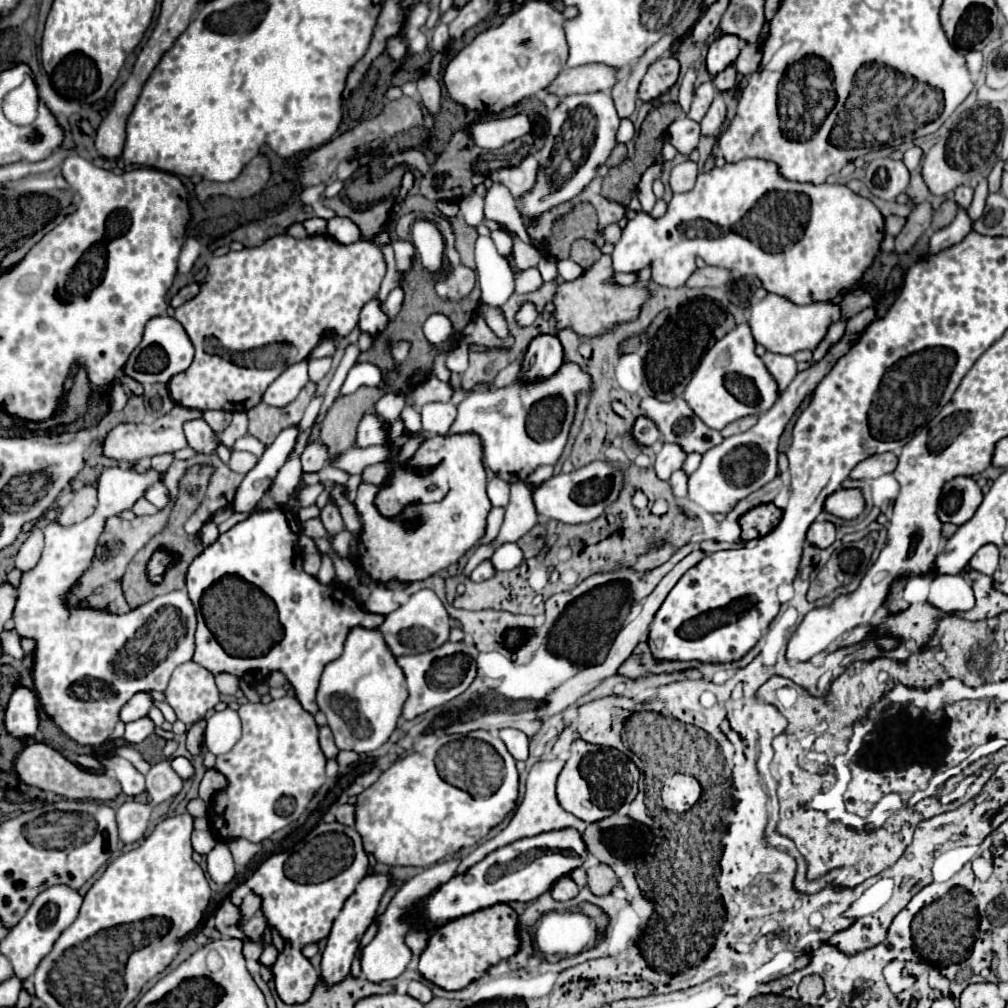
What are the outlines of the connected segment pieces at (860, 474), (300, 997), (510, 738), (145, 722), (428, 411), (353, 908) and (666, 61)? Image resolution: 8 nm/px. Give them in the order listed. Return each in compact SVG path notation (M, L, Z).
M883 452L883 454L873 454L869 458L865 458L863 462L859 462L853 470L851 470L851 478L855 480L873 480L877 476L889 474L893 472L897 466L897 456L893 452Z
M287 948L271 968L275 990L285 1004L303 1004L311 998L319 974L305 956L287 956Z
M503 728L499 732L499 738L505 742L509 754L515 758L515 760L527 760L529 756L529 738L521 732L521 730L515 730L515 728Z
M145 716L145 718L139 718L139 720L129 722L127 728L125 728L125 736L123 736L123 738L125 738L127 742L131 742L131 744L137 744L137 742L145 740L153 730L155 730L153 720Z
M431 402L421 408L423 430L431 434L447 434L457 416L457 406L451 402Z
M369 874L365 876L359 884L353 896L349 896L349 900L345 902L339 918L333 922L331 934L327 936L327 946L323 950L323 958L321 958L321 978L327 986L339 984L341 980L345 980L349 976L351 970L351 962L355 958L355 952L359 948L361 936L365 934L365 930L371 926L375 914L377 914L377 906L381 896L385 894L385 890L389 888L389 876L387 874Z
M663 56L657 62L653 62L641 80L639 86L639 98L643 102L649 102L669 90L679 76L679 62L673 56Z

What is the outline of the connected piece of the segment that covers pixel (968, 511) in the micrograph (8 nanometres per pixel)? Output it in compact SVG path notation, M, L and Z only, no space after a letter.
M957 476L943 486L937 516L941 522L951 522L961 526L973 518L981 500L983 494L977 482L969 476Z

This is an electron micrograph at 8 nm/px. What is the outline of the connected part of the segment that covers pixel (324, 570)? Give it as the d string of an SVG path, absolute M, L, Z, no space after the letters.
M323 556L323 564L321 564L321 570L319 570L319 574L317 574L317 580L319 580L321 584L329 584L329 582L333 580L333 576L335 576L333 562L331 562L329 556Z

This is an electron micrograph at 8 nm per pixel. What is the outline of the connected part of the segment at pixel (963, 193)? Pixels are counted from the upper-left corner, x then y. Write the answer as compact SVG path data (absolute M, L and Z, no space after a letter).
M959 186L959 188L955 190L953 200L959 204L959 208L967 210L969 204L971 204L971 200L973 200L973 188L971 188L971 186Z

